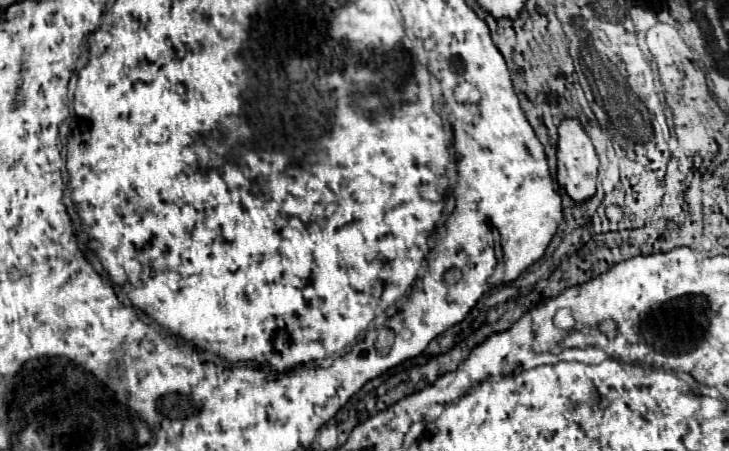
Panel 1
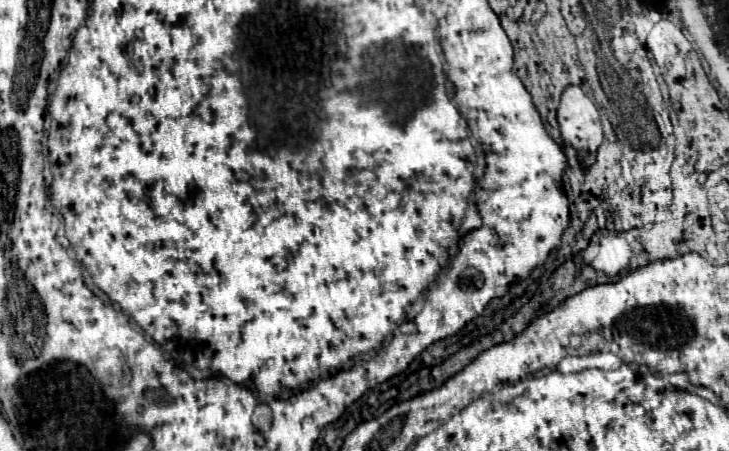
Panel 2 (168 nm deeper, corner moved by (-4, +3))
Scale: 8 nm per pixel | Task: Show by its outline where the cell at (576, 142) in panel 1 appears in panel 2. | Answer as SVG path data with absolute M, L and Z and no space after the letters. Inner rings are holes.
M567 86L563 90L557 120L563 142L579 150L583 166L591 166L595 162L595 150L603 142L603 130L599 112L581 86Z

